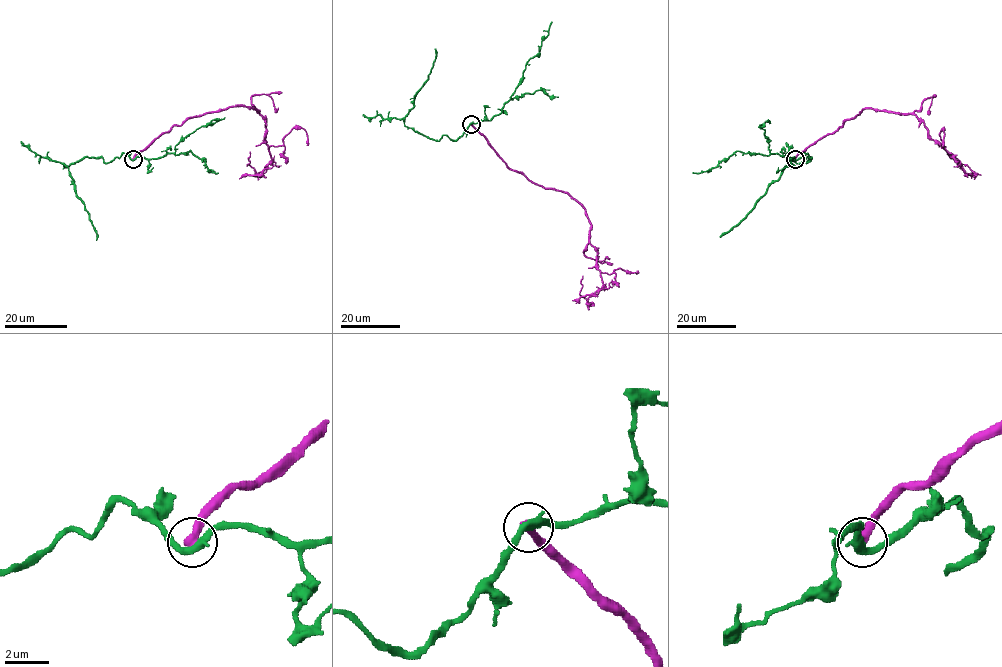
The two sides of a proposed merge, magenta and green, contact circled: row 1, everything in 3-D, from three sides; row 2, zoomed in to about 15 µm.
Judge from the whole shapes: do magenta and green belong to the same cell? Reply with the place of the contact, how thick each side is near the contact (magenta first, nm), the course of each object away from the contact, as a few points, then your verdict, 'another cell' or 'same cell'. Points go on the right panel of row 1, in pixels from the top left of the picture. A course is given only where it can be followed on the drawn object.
(795, 159) | 440/340 nm | magenta via (795, 159), (863, 109), (877, 108), (913, 114), (960, 167), (974, 175), (947, 152) | green via (795, 159), (806, 154), (811, 158), (798, 167), (787, 165), (746, 216), (720, 237) | another cell

